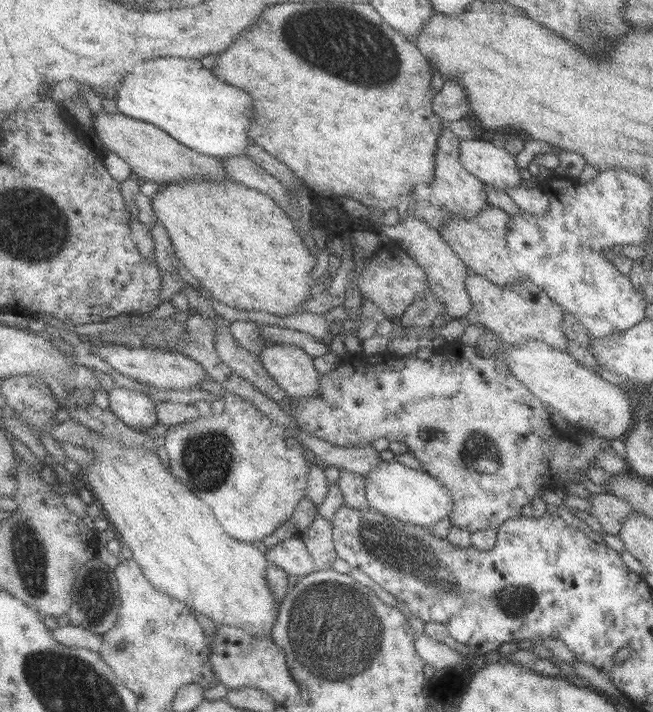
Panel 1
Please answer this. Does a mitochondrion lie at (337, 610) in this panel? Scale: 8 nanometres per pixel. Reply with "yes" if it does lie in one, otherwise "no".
yes

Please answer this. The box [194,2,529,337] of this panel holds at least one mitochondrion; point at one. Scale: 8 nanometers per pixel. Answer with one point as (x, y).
(353, 52)

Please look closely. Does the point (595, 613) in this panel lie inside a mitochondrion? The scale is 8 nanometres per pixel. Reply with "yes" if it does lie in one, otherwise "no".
no

